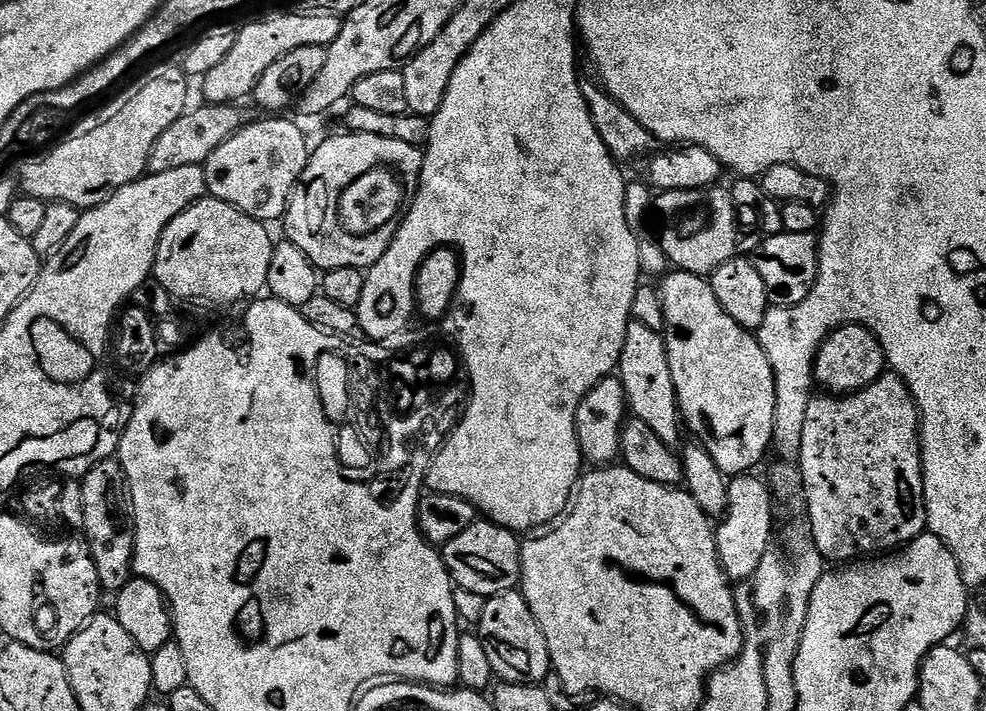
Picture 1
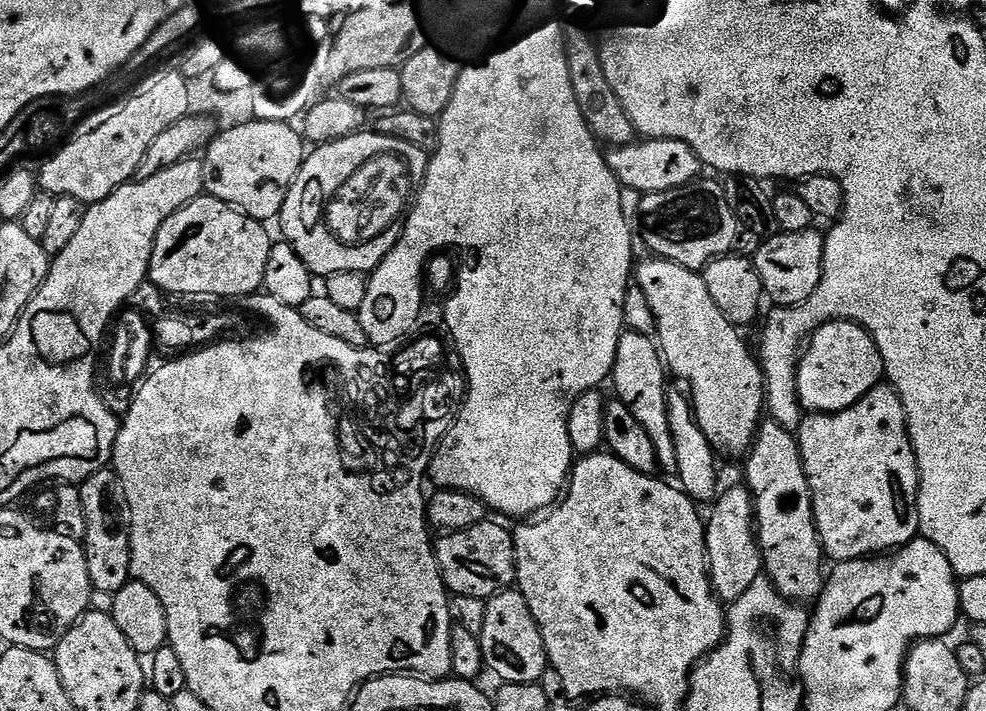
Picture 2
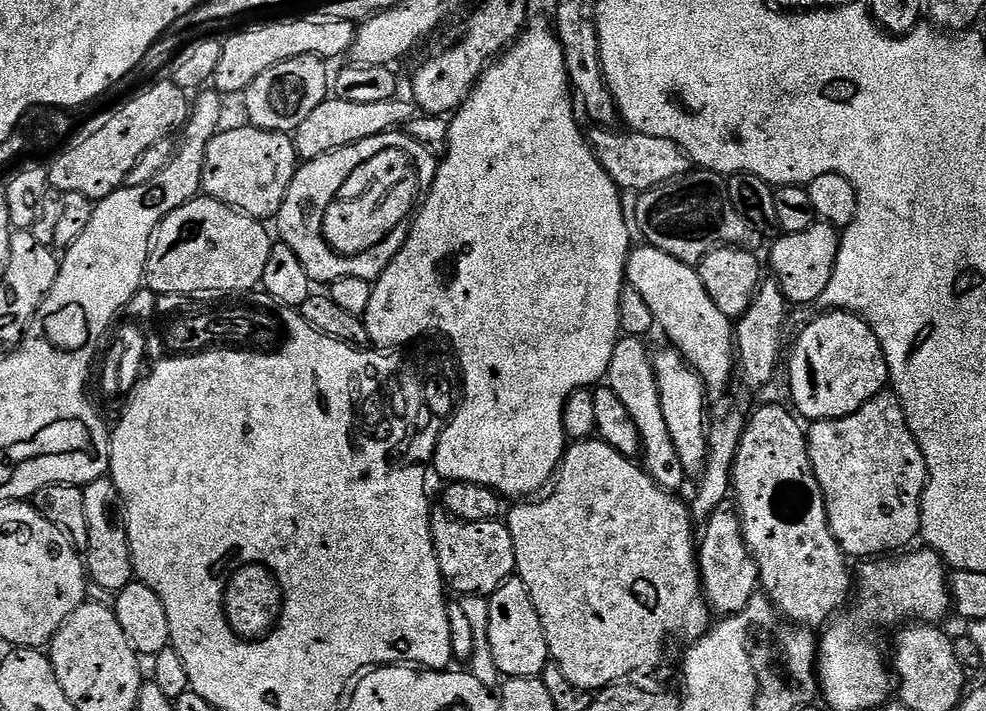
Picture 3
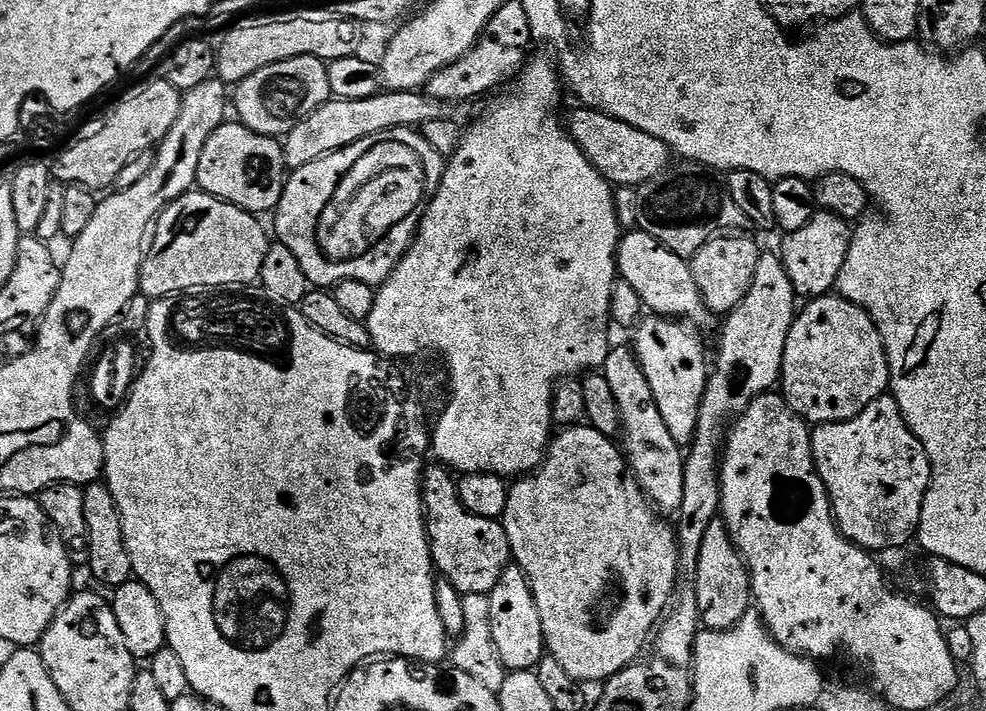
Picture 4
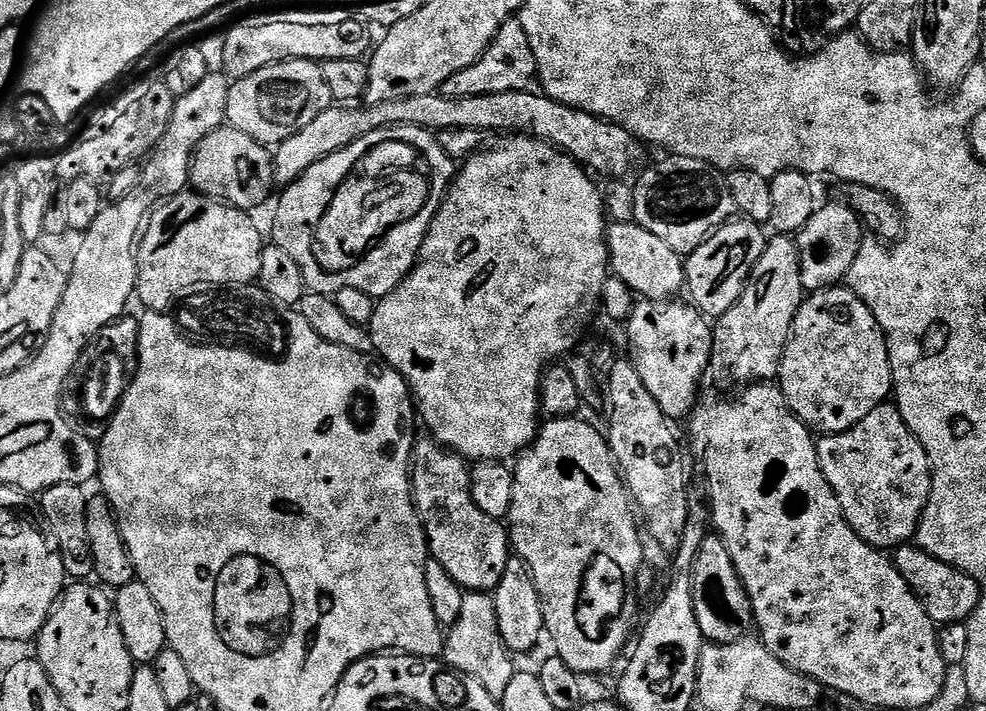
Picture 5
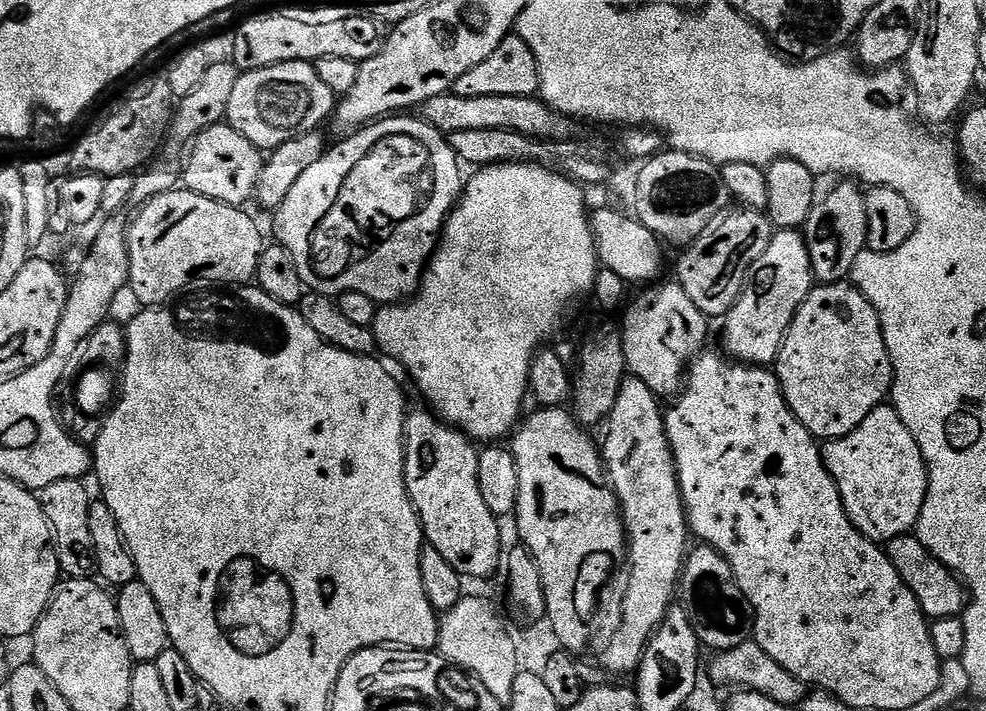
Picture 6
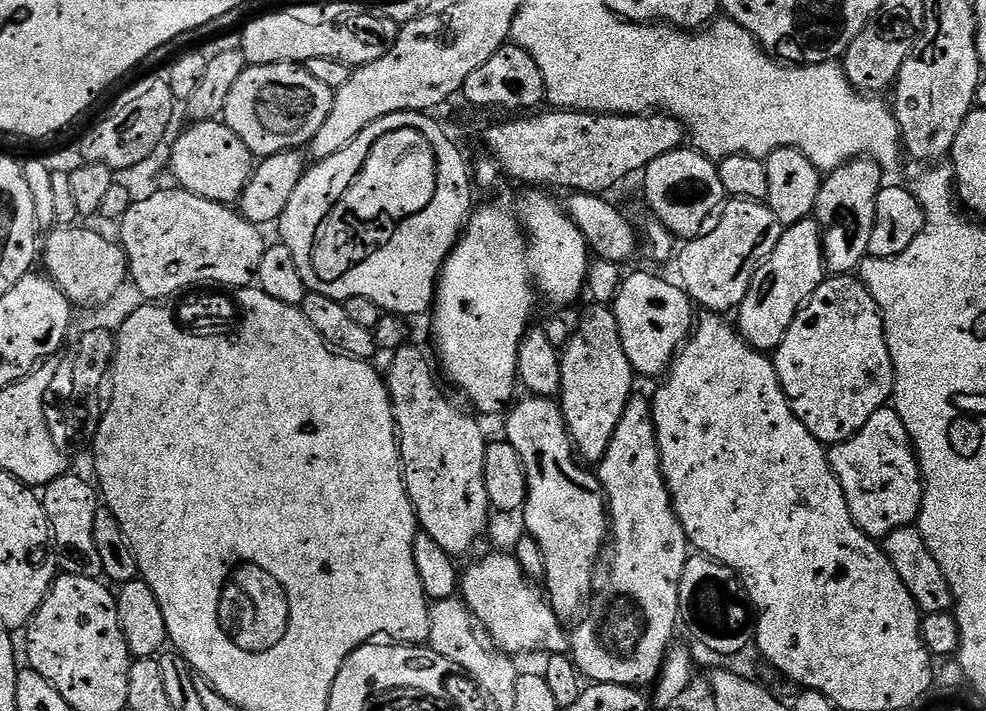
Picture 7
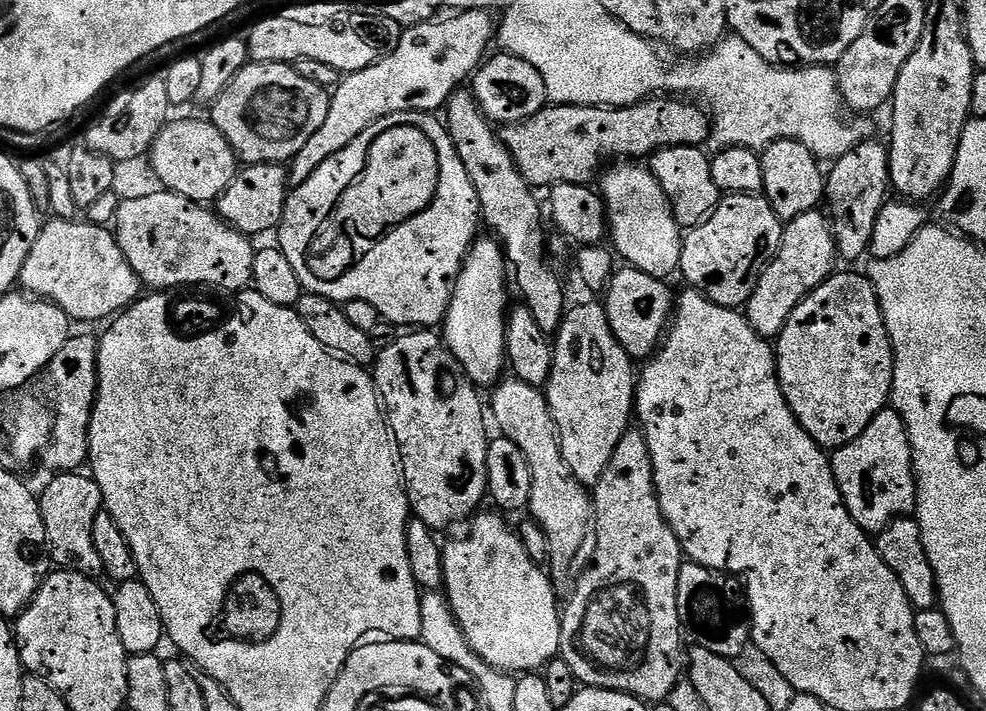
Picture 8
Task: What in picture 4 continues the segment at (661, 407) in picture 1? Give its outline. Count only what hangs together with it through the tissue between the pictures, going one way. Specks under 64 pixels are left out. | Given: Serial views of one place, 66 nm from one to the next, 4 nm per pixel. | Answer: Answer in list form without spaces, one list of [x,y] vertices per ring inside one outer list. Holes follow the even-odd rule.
[[[613,347],[606,358],[602,373],[606,382],[610,384],[611,393],[618,404],[622,437],[624,436],[622,451],[628,467],[639,482],[640,489],[657,509],[665,513],[675,513],[682,506],[686,452],[681,445],[674,442],[670,430],[666,430],[666,422],[662,413],[658,411],[658,402],[654,402],[650,382],[646,382],[646,374],[642,374],[642,366],[635,351],[631,347]]]

